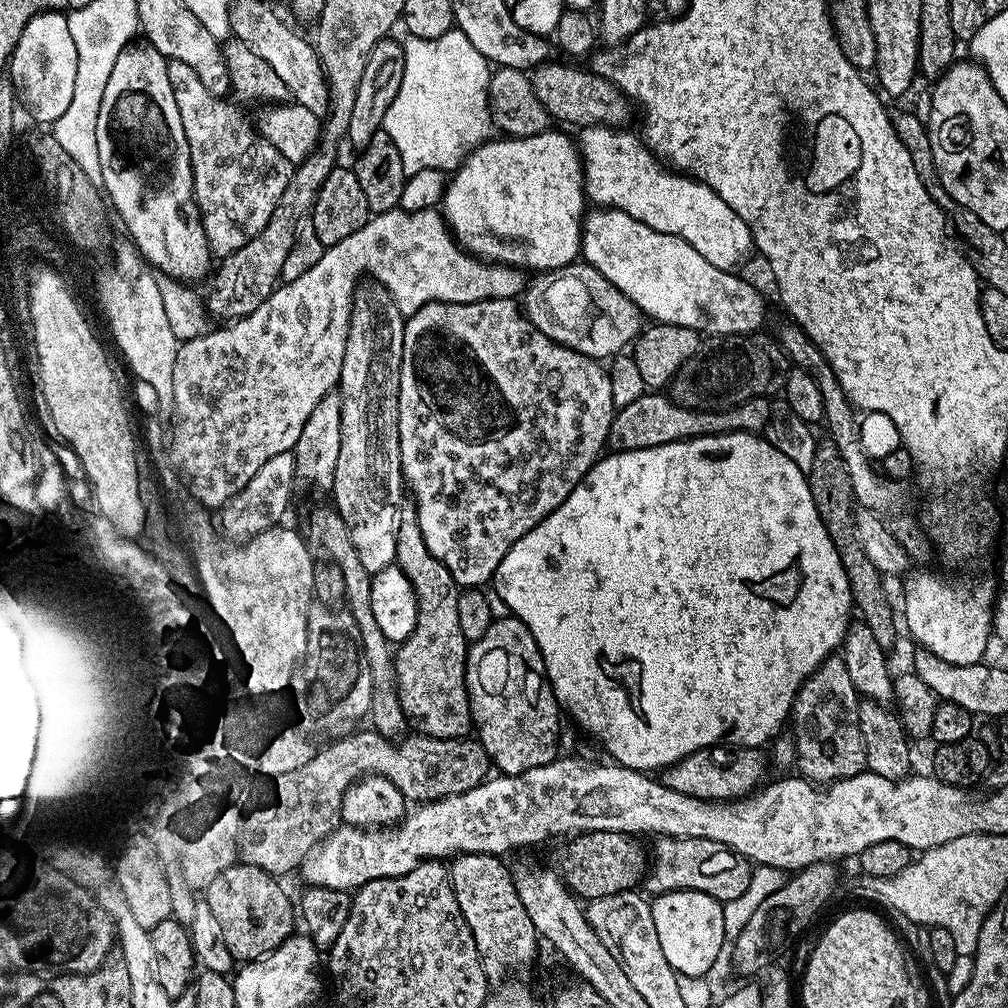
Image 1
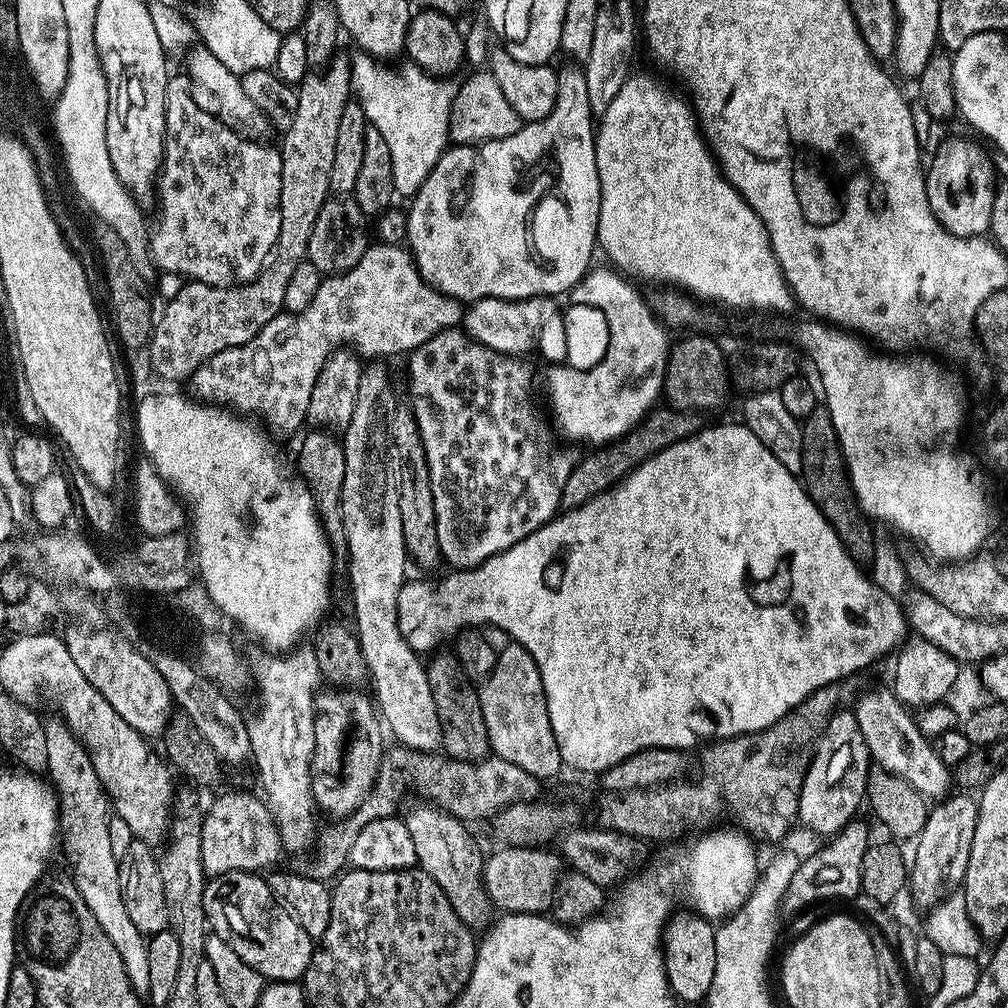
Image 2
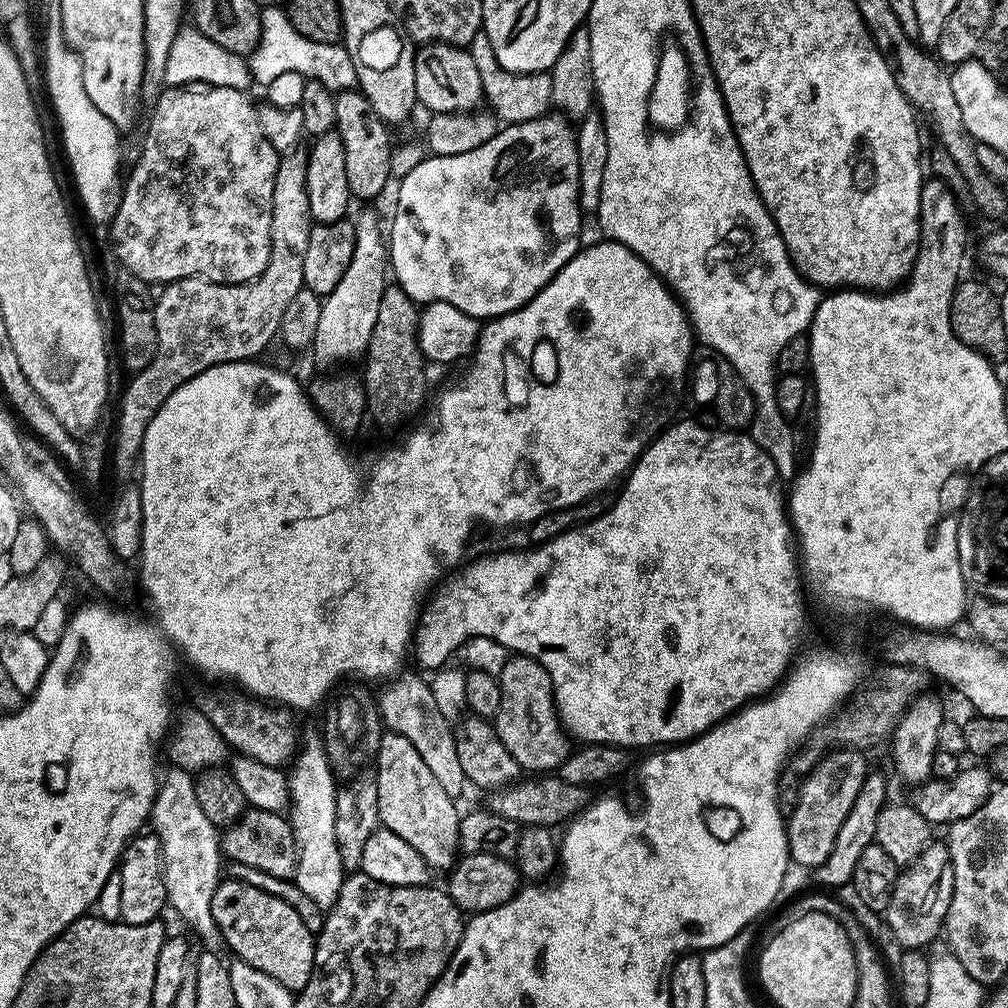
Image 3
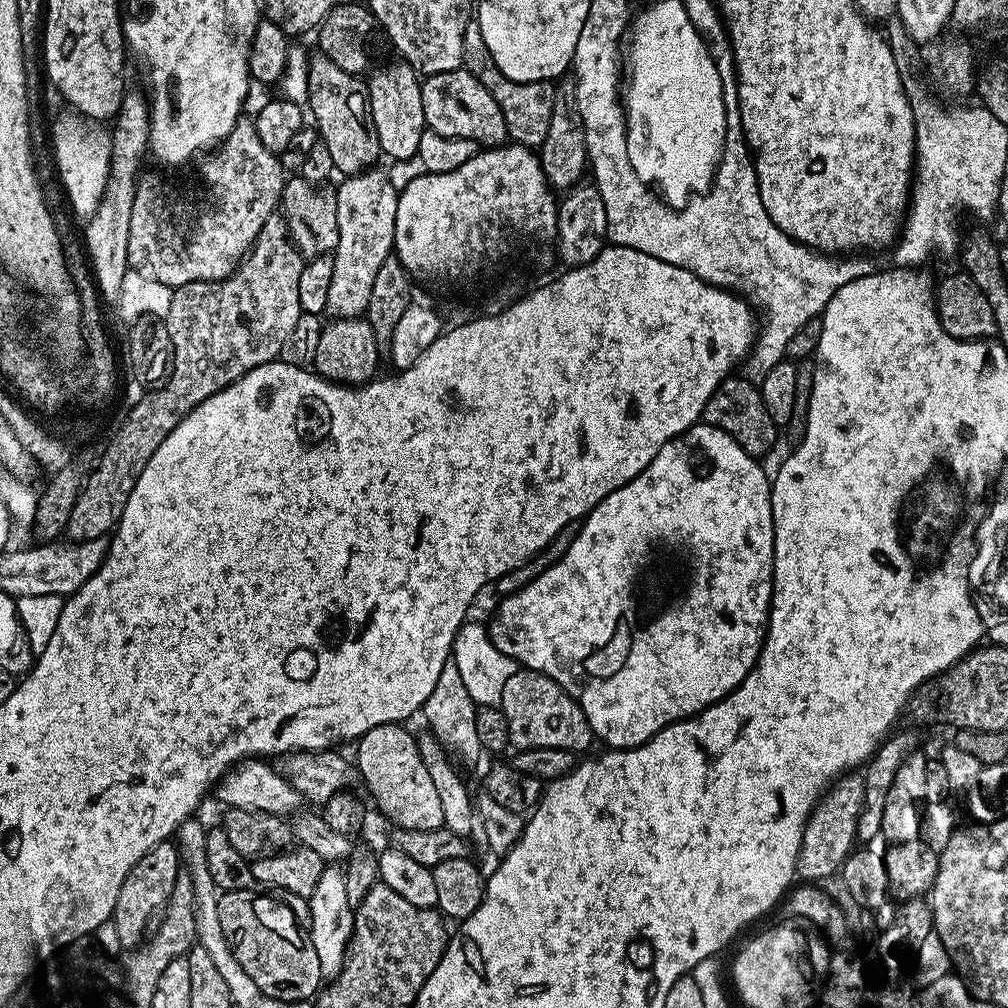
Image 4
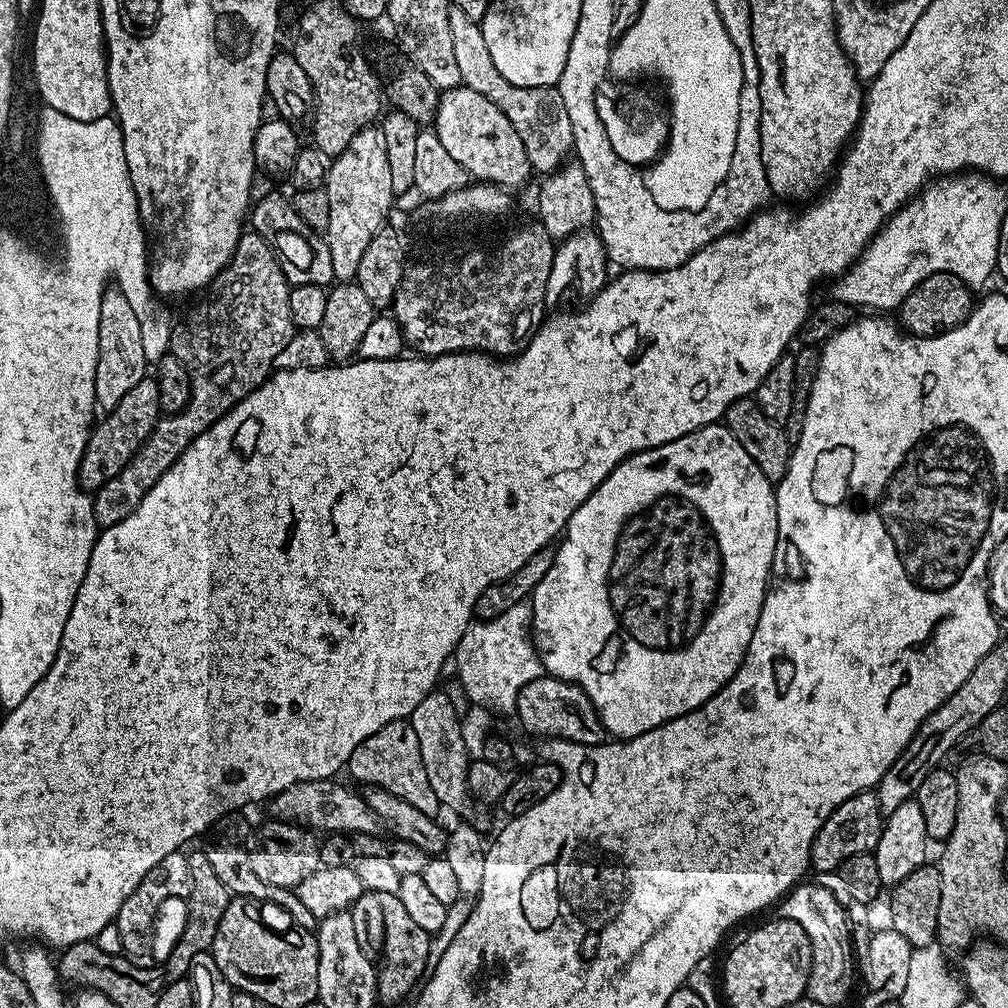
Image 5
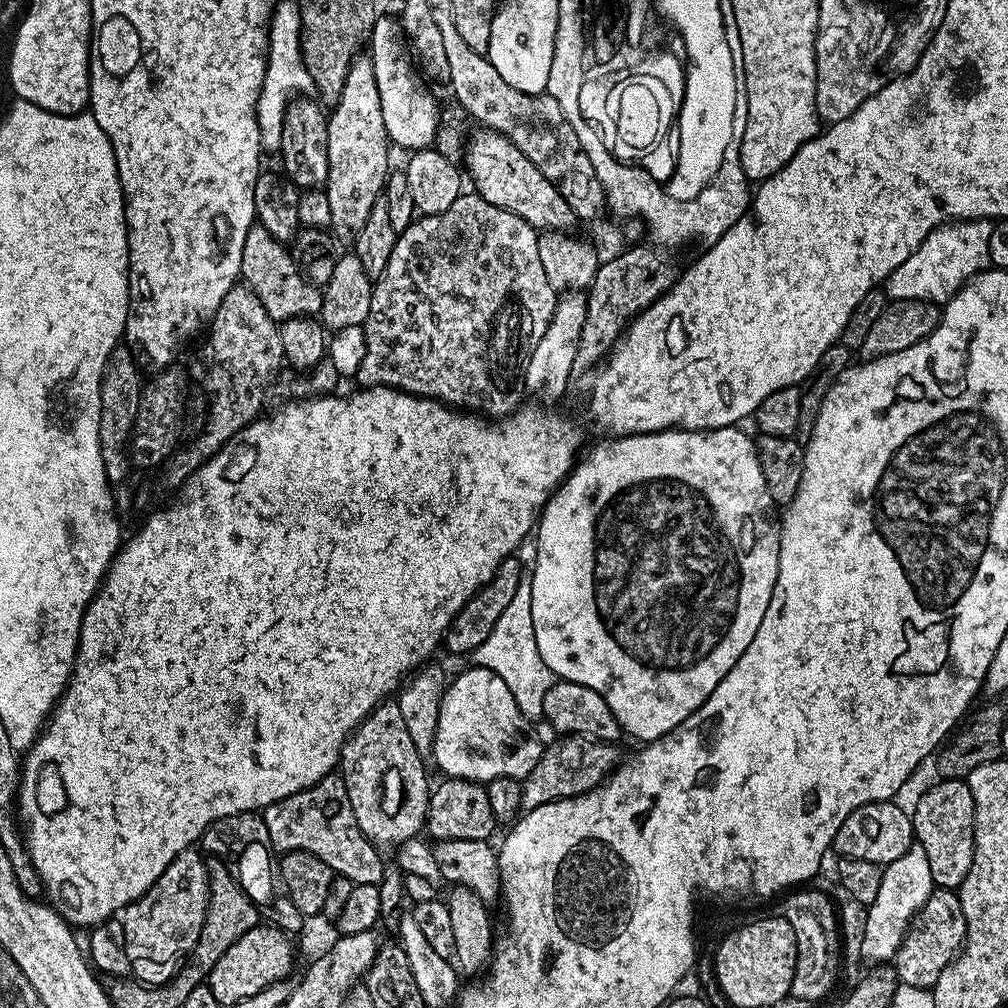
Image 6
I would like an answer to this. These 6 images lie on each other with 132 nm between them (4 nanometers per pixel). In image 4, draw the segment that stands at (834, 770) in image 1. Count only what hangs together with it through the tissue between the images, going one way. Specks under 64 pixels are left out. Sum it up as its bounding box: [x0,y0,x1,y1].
[796,774,864,882]

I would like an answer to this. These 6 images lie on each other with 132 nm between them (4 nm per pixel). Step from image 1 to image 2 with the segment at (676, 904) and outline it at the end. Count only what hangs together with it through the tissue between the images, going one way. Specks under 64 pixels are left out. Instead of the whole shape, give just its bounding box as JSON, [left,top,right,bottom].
[662,910,716,1004]

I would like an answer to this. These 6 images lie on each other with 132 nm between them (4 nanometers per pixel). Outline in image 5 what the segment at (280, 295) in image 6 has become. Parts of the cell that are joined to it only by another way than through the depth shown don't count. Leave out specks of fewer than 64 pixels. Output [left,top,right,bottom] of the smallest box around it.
[250,192,336,285]

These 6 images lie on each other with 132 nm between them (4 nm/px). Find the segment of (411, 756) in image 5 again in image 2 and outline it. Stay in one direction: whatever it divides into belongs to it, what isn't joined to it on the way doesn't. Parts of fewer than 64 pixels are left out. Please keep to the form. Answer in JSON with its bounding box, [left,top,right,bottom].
[404,805,494,930]

